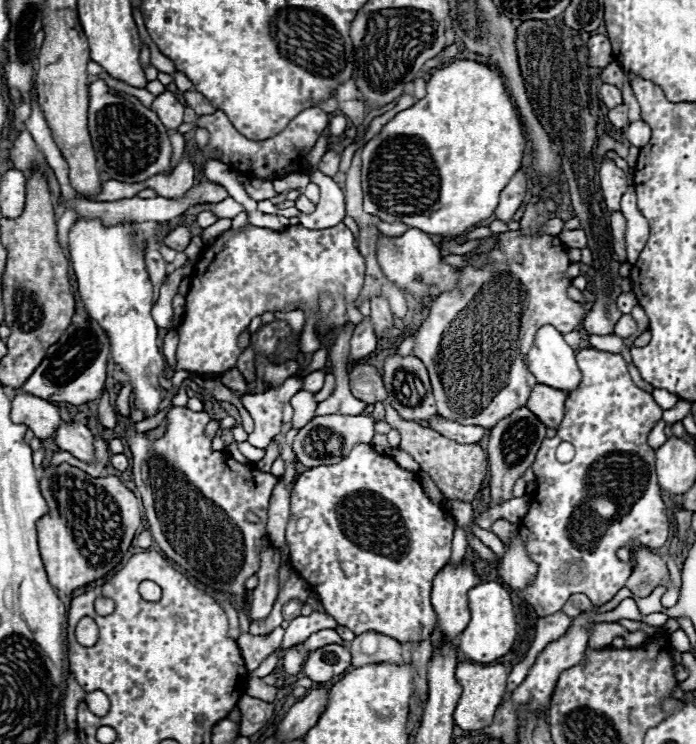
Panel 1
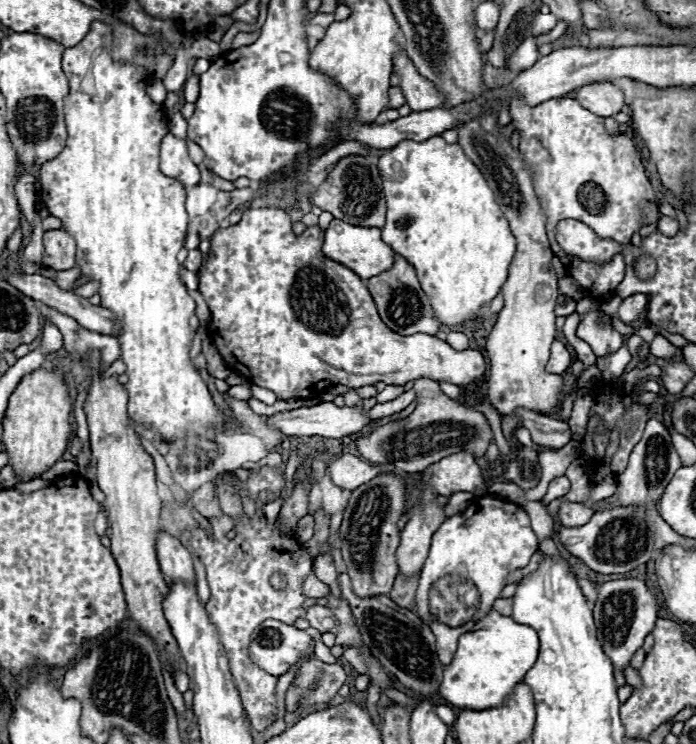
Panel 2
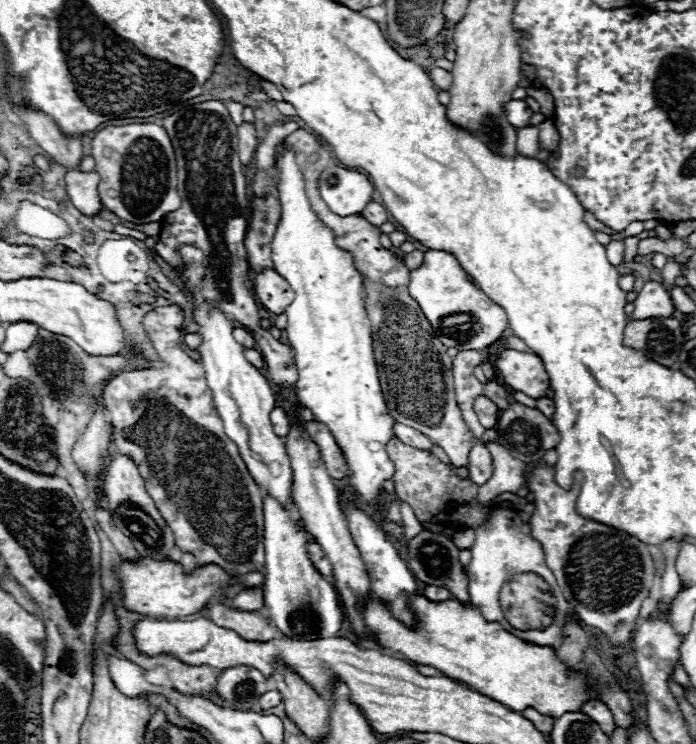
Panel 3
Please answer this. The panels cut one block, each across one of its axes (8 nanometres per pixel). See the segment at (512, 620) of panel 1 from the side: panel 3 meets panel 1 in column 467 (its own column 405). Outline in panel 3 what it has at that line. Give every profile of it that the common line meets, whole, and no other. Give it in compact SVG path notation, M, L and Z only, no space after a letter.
M412 596L410 608L420 618L418 630L406 628L392 618L390 610L376 598L368 600L364 622L368 630L380 638L380 648L390 648L392 652L402 652L408 660L434 666L444 676L474 688L512 712L522 712L532 706L544 716L558 718L564 712L578 712L586 700L594 698L594 694L586 690L580 674L566 674L566 666L552 648L522 642L498 622L486 622L472 604L462 606L458 600L436 604L424 596Z

